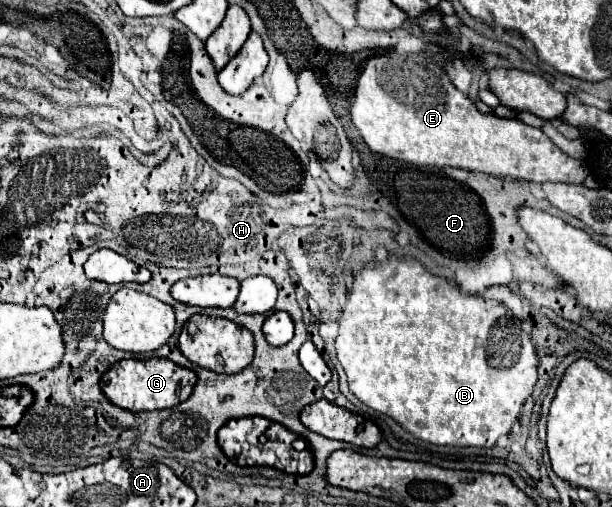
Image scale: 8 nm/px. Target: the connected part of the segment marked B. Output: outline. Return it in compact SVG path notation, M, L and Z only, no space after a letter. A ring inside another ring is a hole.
M388 255L386 263L362 269L354 275L336 337L338 361L348 375L350 391L368 407L396 419L404 429L428 443L492 447L518 419L522 403L538 381L540 361L532 337L520 327L520 319L500 303L496 309L492 311L480 295L462 293L460 287L432 275L414 257L406 257L404 263L396 255Z

